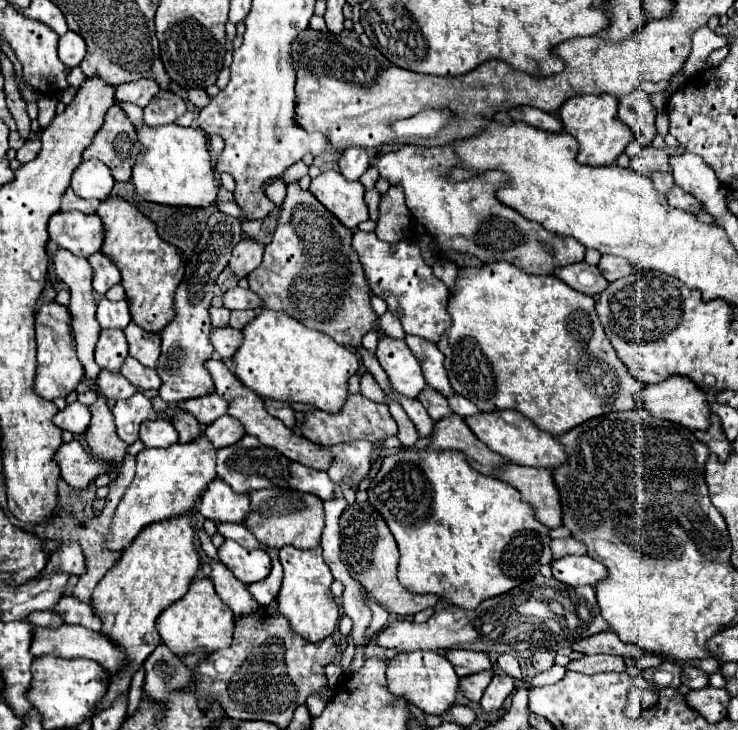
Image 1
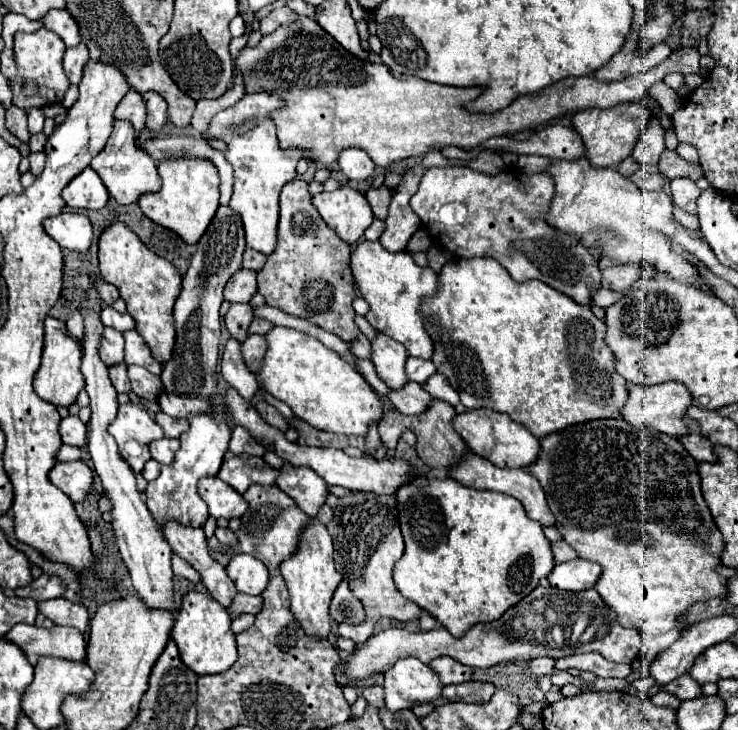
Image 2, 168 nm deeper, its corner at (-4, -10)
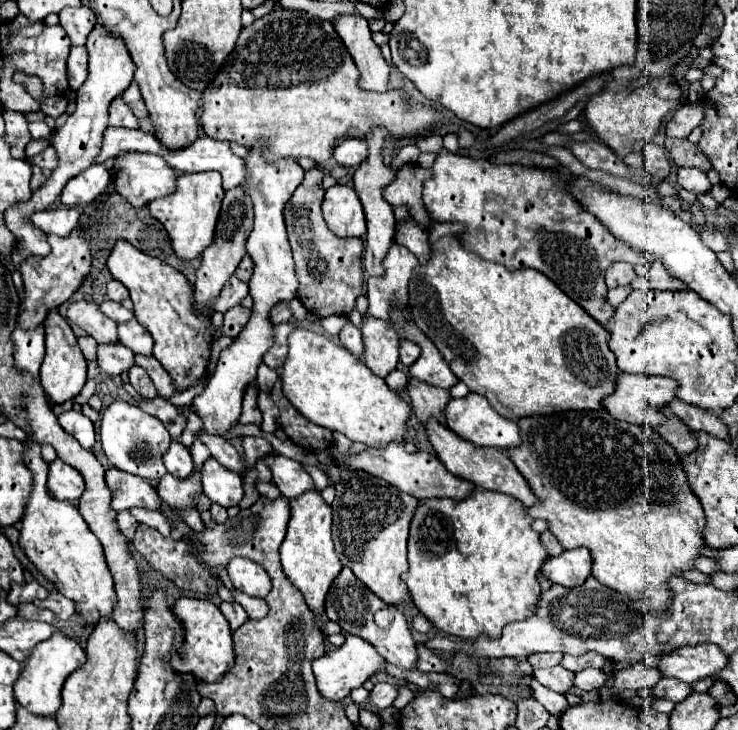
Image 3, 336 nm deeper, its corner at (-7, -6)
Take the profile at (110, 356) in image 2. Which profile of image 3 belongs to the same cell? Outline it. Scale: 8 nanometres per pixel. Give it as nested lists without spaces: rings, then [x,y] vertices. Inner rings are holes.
[[[83,298],[79,302],[73,302],[67,308],[69,322],[77,324],[81,330],[85,330],[89,336],[93,336],[99,344],[117,342],[117,324],[107,318],[99,306],[91,298]]]

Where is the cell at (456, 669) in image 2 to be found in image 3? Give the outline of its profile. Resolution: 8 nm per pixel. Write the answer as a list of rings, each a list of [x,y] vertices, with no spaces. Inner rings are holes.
[[[417,644],[417,654],[419,654],[417,668],[421,672],[443,672],[445,670],[445,662],[439,660],[439,656],[433,650],[429,650],[425,644]]]

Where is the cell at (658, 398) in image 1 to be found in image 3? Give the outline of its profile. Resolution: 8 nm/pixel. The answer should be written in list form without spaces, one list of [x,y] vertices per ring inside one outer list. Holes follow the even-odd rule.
[[[621,372],[615,384],[615,390],[611,396],[605,398],[603,408],[613,416],[619,418],[623,422],[631,422],[631,424],[647,424],[647,426],[659,426],[665,422],[663,414],[659,412],[661,406],[665,406],[667,402],[671,402],[675,398],[675,388],[677,382],[673,382],[671,378],[663,378],[663,376],[643,376],[643,374],[627,374]]]

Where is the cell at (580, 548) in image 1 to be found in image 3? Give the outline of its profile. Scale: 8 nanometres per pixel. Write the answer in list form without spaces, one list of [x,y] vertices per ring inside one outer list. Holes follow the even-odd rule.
[[[549,530],[541,532],[539,536],[541,536],[541,542],[543,542],[543,546],[545,546],[545,550],[547,550],[549,556],[557,556],[557,554],[563,552],[563,546],[557,542],[557,538]]]

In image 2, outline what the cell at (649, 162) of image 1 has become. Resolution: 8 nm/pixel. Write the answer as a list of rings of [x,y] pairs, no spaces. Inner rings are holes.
[[[664,150],[664,154],[660,156],[658,162],[658,170],[662,176],[674,180],[674,178],[690,178],[690,180],[698,180],[704,172],[700,166],[686,162],[684,158],[680,158],[676,152]]]

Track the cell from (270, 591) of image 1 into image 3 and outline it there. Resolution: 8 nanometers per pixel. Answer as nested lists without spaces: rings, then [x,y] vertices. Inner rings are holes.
[[[221,602],[221,612],[225,614],[231,630],[235,632],[239,626],[243,626],[243,622],[247,620],[247,612],[243,610],[241,604],[229,604],[229,602]]]

